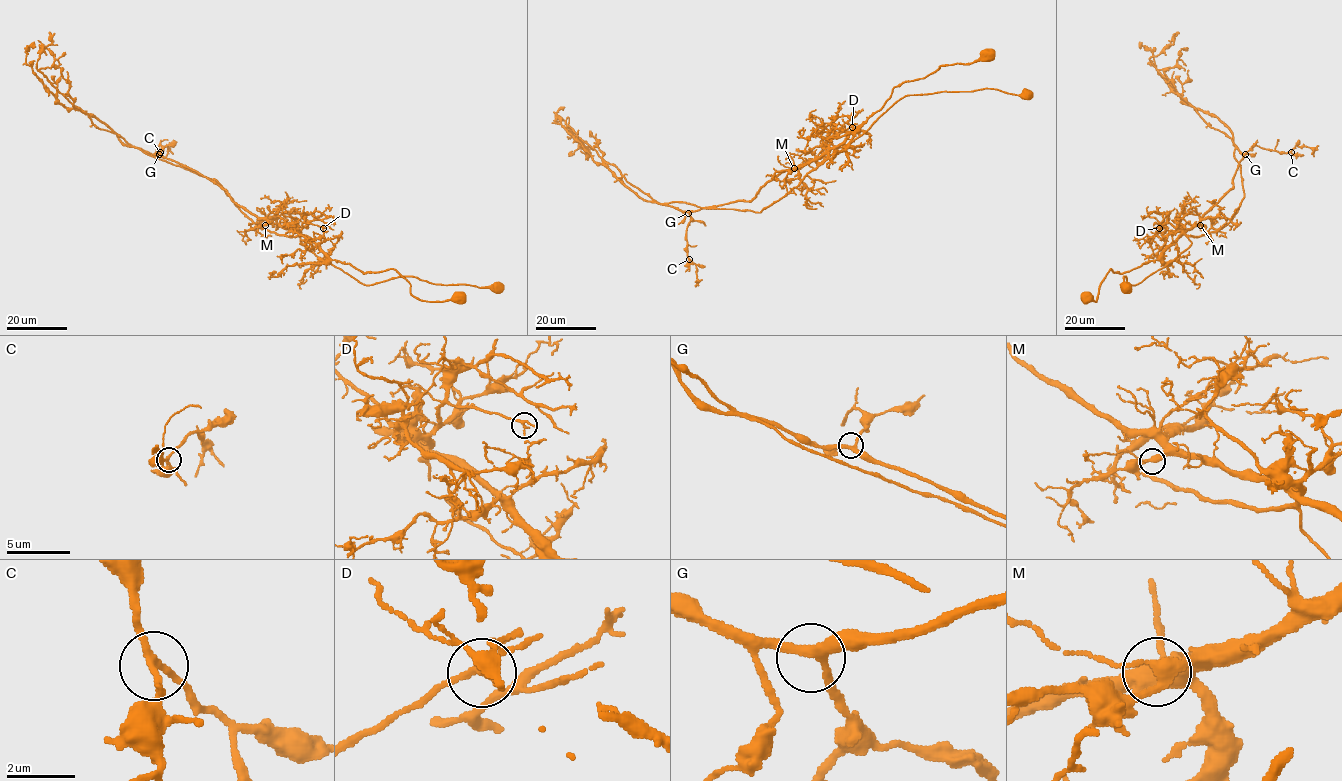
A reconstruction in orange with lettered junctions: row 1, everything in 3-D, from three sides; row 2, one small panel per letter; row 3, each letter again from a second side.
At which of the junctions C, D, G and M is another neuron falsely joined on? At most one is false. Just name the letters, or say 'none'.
D

